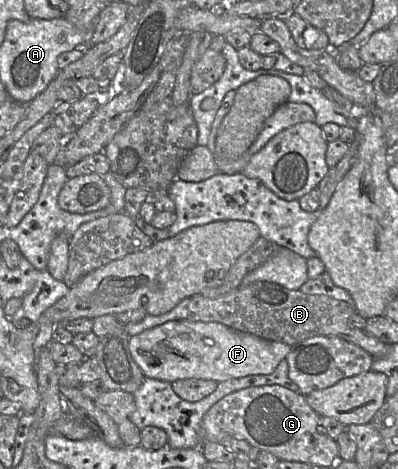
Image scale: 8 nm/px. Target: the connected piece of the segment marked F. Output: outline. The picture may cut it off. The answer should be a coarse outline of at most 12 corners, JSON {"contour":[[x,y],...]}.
{"contour":[[219,322],[130,336],[146,377],[270,374],[292,346]]}

